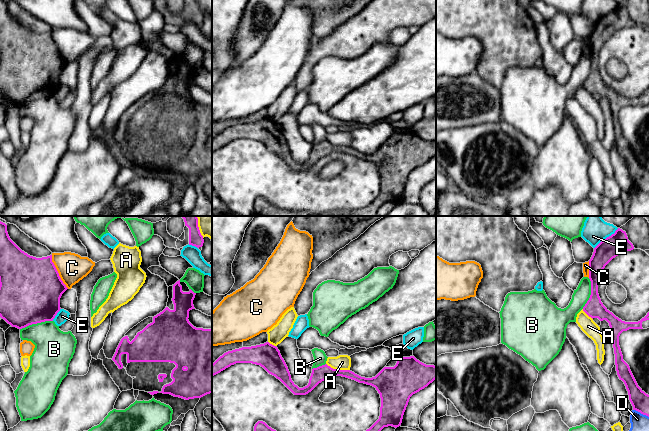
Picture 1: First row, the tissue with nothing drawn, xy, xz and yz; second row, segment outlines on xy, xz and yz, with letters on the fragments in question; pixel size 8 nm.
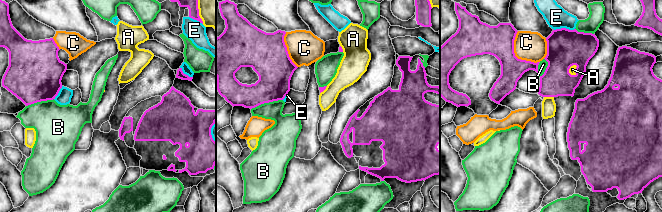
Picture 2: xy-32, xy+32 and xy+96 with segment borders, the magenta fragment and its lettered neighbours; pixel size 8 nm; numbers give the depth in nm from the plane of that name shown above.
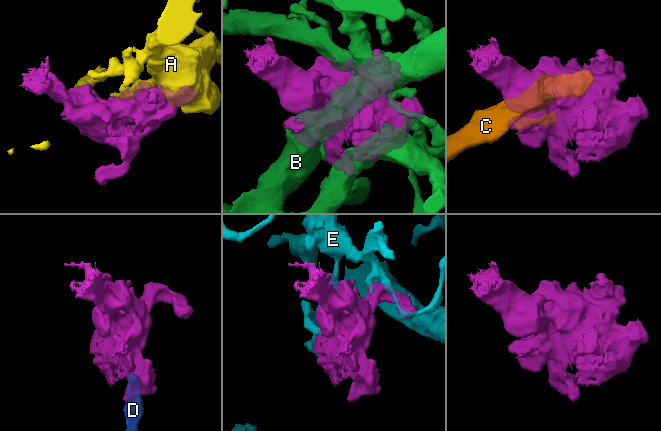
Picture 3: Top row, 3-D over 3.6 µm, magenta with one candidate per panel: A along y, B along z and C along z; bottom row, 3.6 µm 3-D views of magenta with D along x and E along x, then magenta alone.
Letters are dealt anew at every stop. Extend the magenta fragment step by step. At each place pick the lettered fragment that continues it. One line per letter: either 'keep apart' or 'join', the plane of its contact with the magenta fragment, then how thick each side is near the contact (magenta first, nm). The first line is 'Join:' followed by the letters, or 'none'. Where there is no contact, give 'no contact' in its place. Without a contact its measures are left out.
Join: none
A: keep apart; meets magenta in xz; 120 nm thick on the magenta side, 130 nm on the other
B: keep apart; meets magenta in xy; 480 nm thick on the magenta side, 300 nm on the other
C: keep apart; meets magenta in xy; 500 nm thick on the magenta side, 240 nm on the other
D: keep apart; meets magenta in yz; 150 nm thick on the magenta side, 180 nm on the other
E: keep apart; meets magenta in yz; 170 nm thick on the magenta side, 160 nm on the other

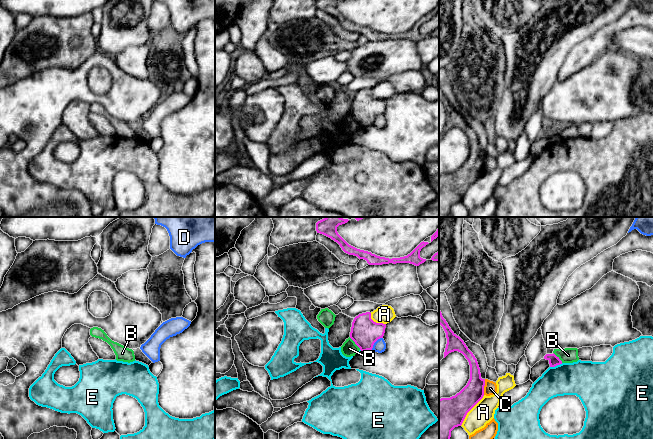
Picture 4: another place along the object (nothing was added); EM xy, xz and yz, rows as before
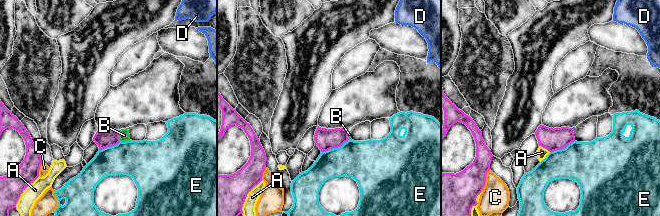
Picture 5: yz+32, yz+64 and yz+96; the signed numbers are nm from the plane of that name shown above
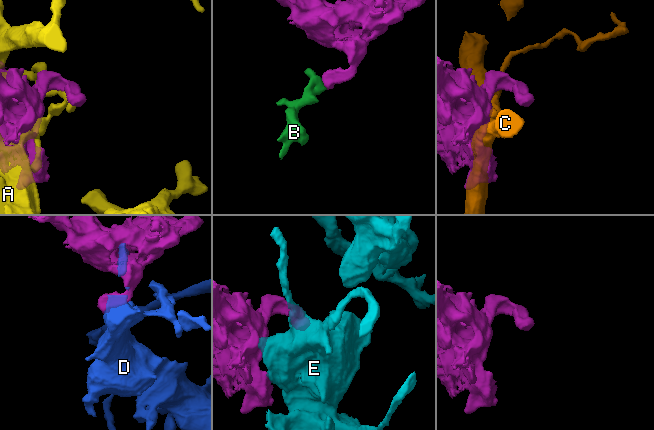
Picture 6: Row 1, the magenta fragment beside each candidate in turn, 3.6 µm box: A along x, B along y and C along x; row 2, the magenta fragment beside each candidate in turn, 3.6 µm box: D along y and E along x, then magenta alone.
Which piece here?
Join: none
A: keep apart; meets magenta in yz; 280 nm thick on the magenta side, 180 nm on the other
B: keep apart; meets magenta in xz; 220 nm thick on the magenta side, 120 nm on the other
C: keep apart; meets magenta in yz; 180 nm thick on the magenta side, 100 nm on the other
D: keep apart; meets magenta in xz; 220 nm thick on the magenta side, 100 nm on the other
E: keep apart; meets magenta in yz; 80 nm thick on the magenta side, 280 nm on the other

